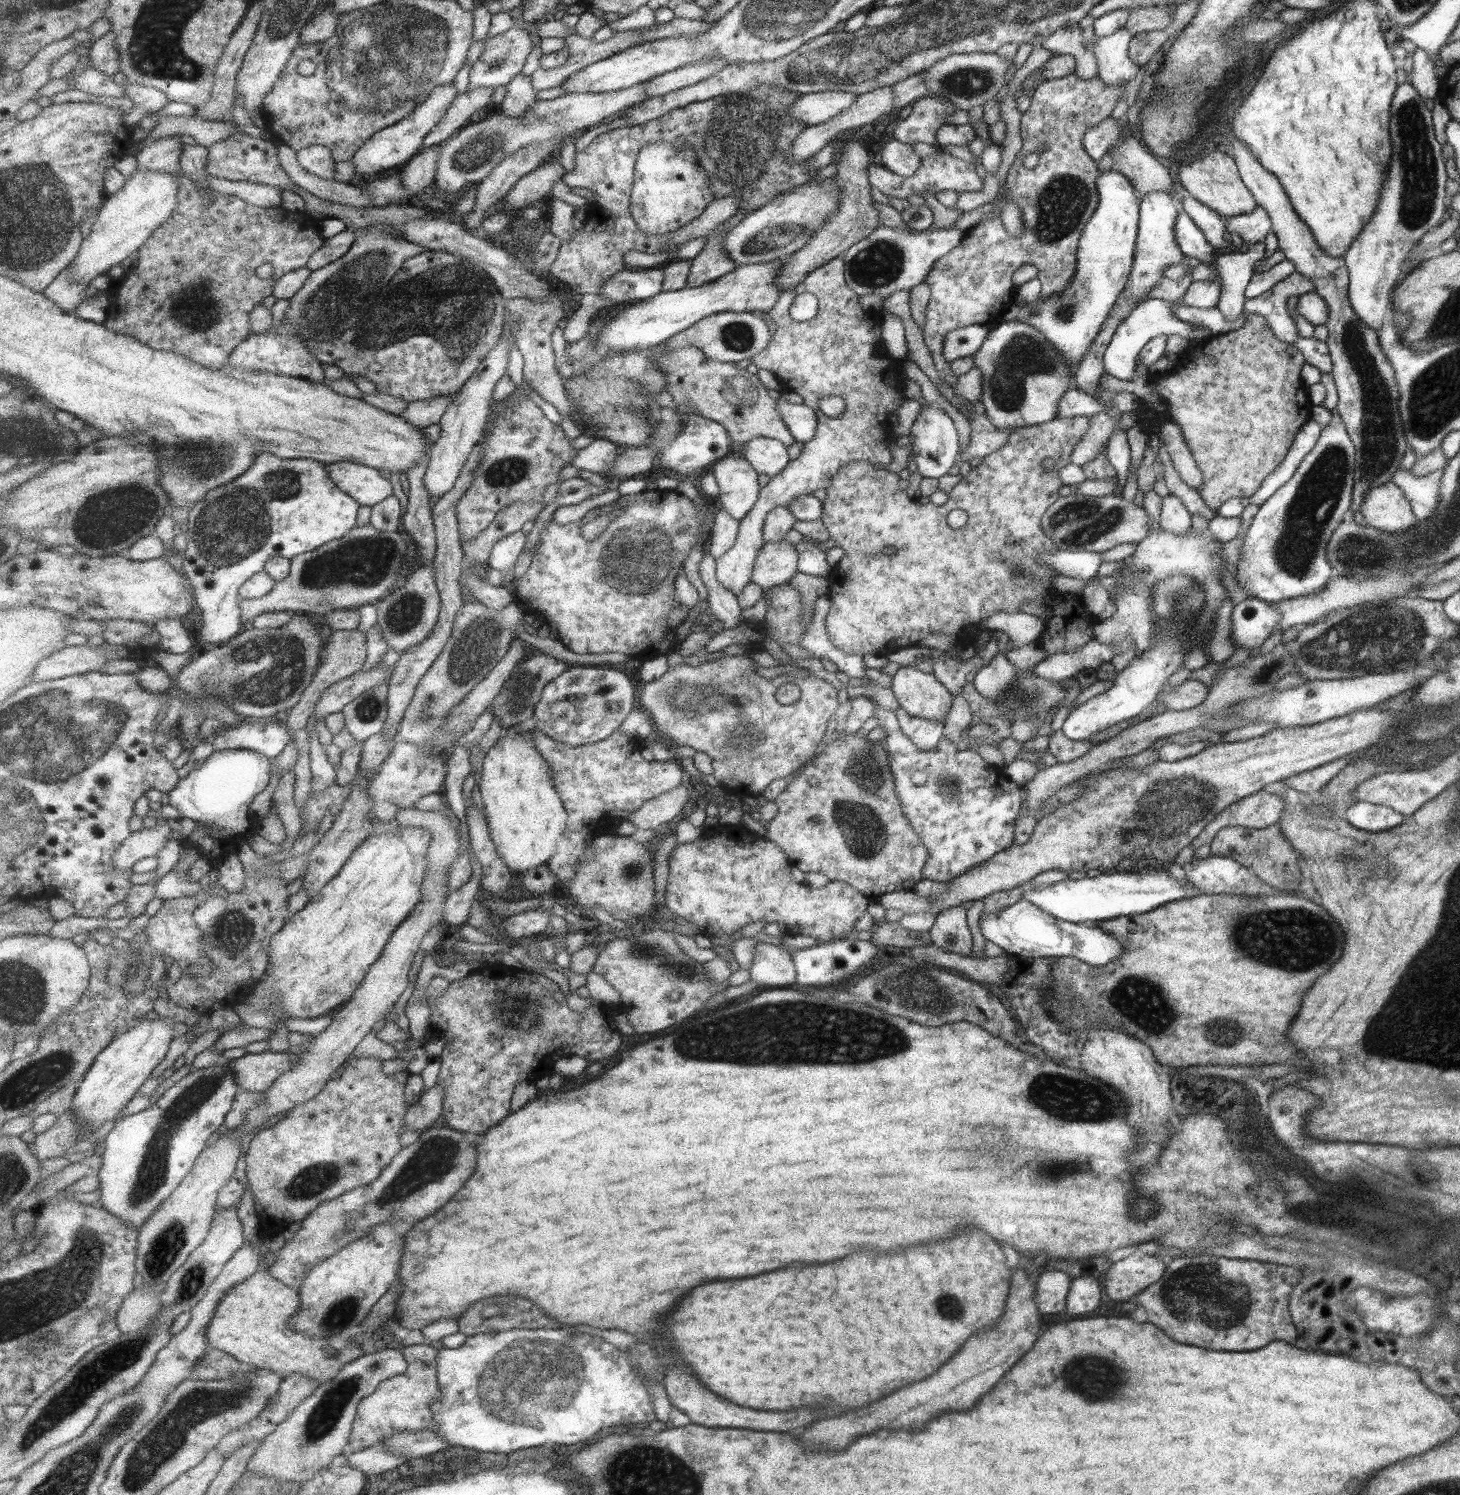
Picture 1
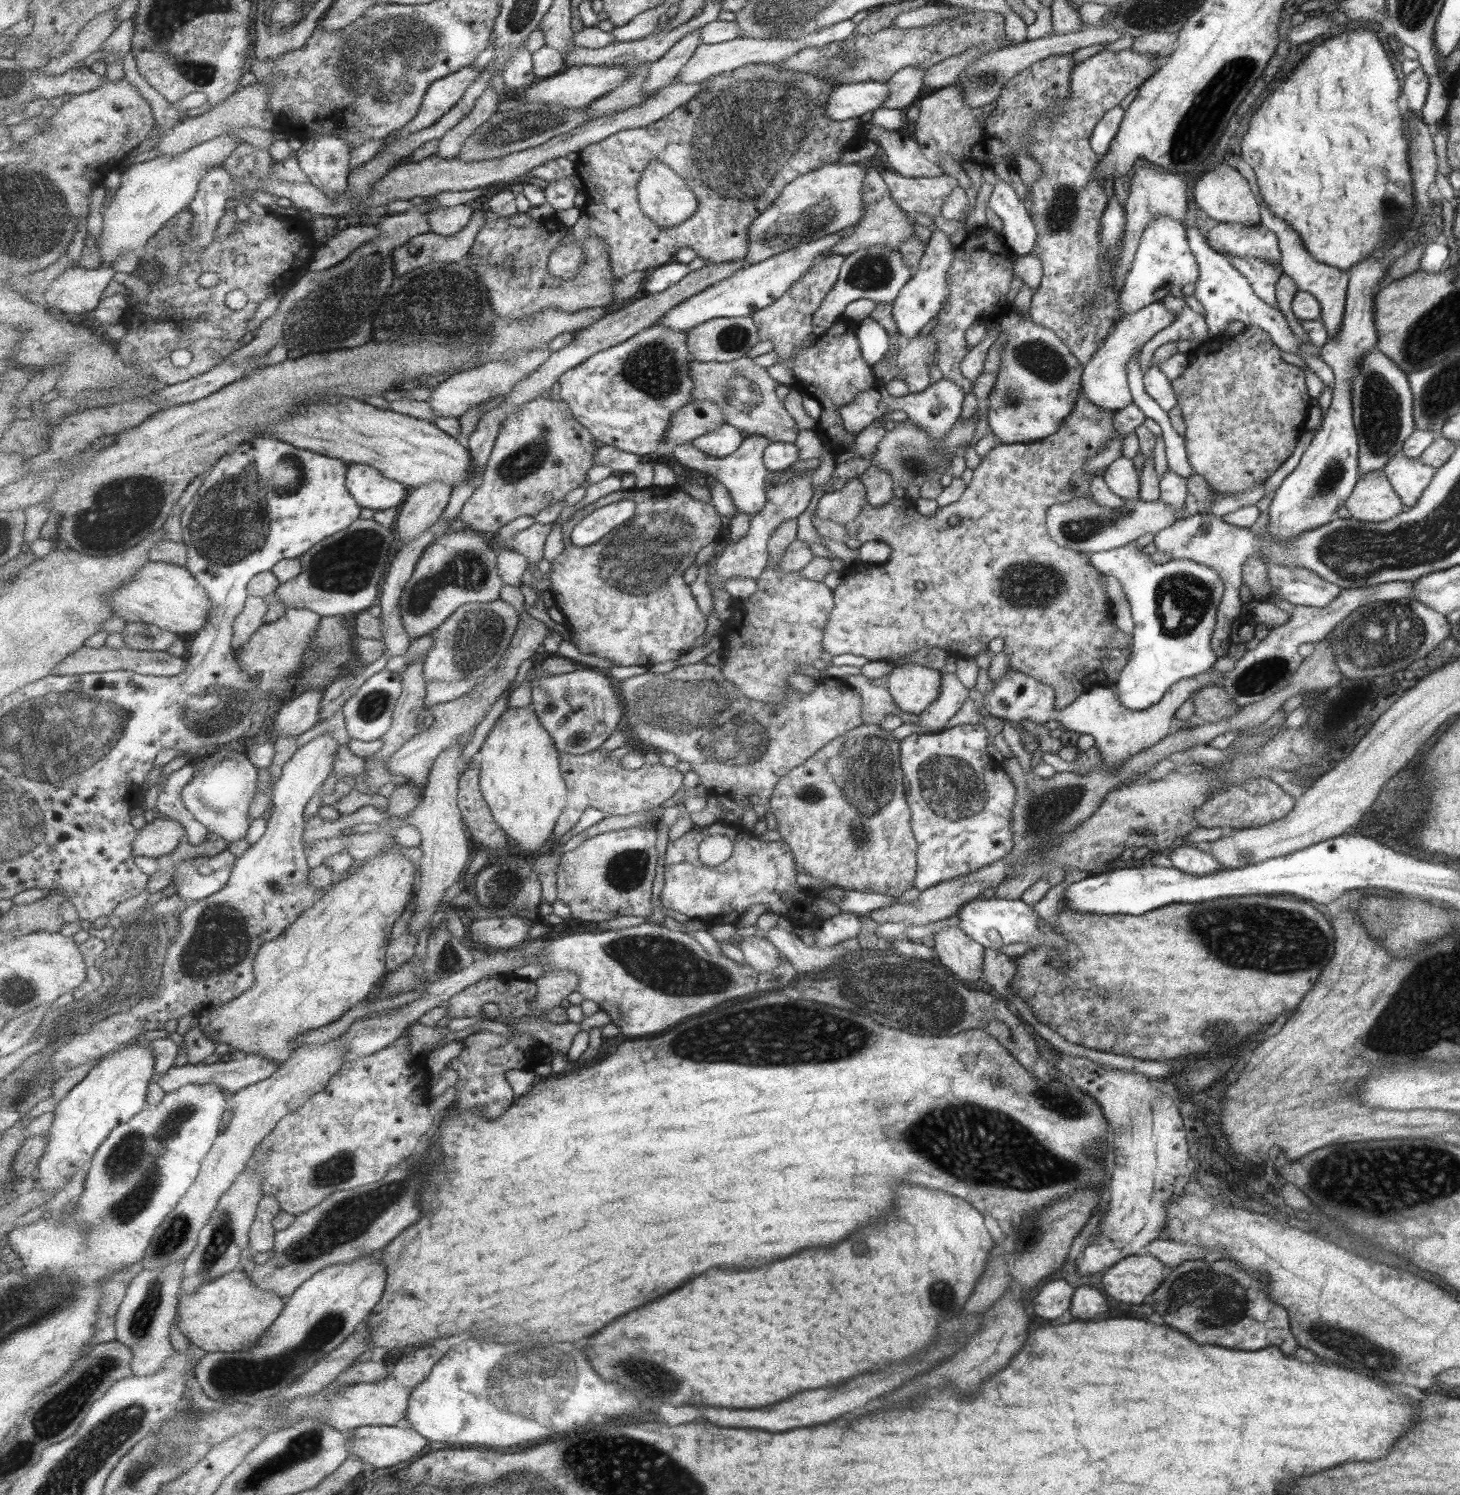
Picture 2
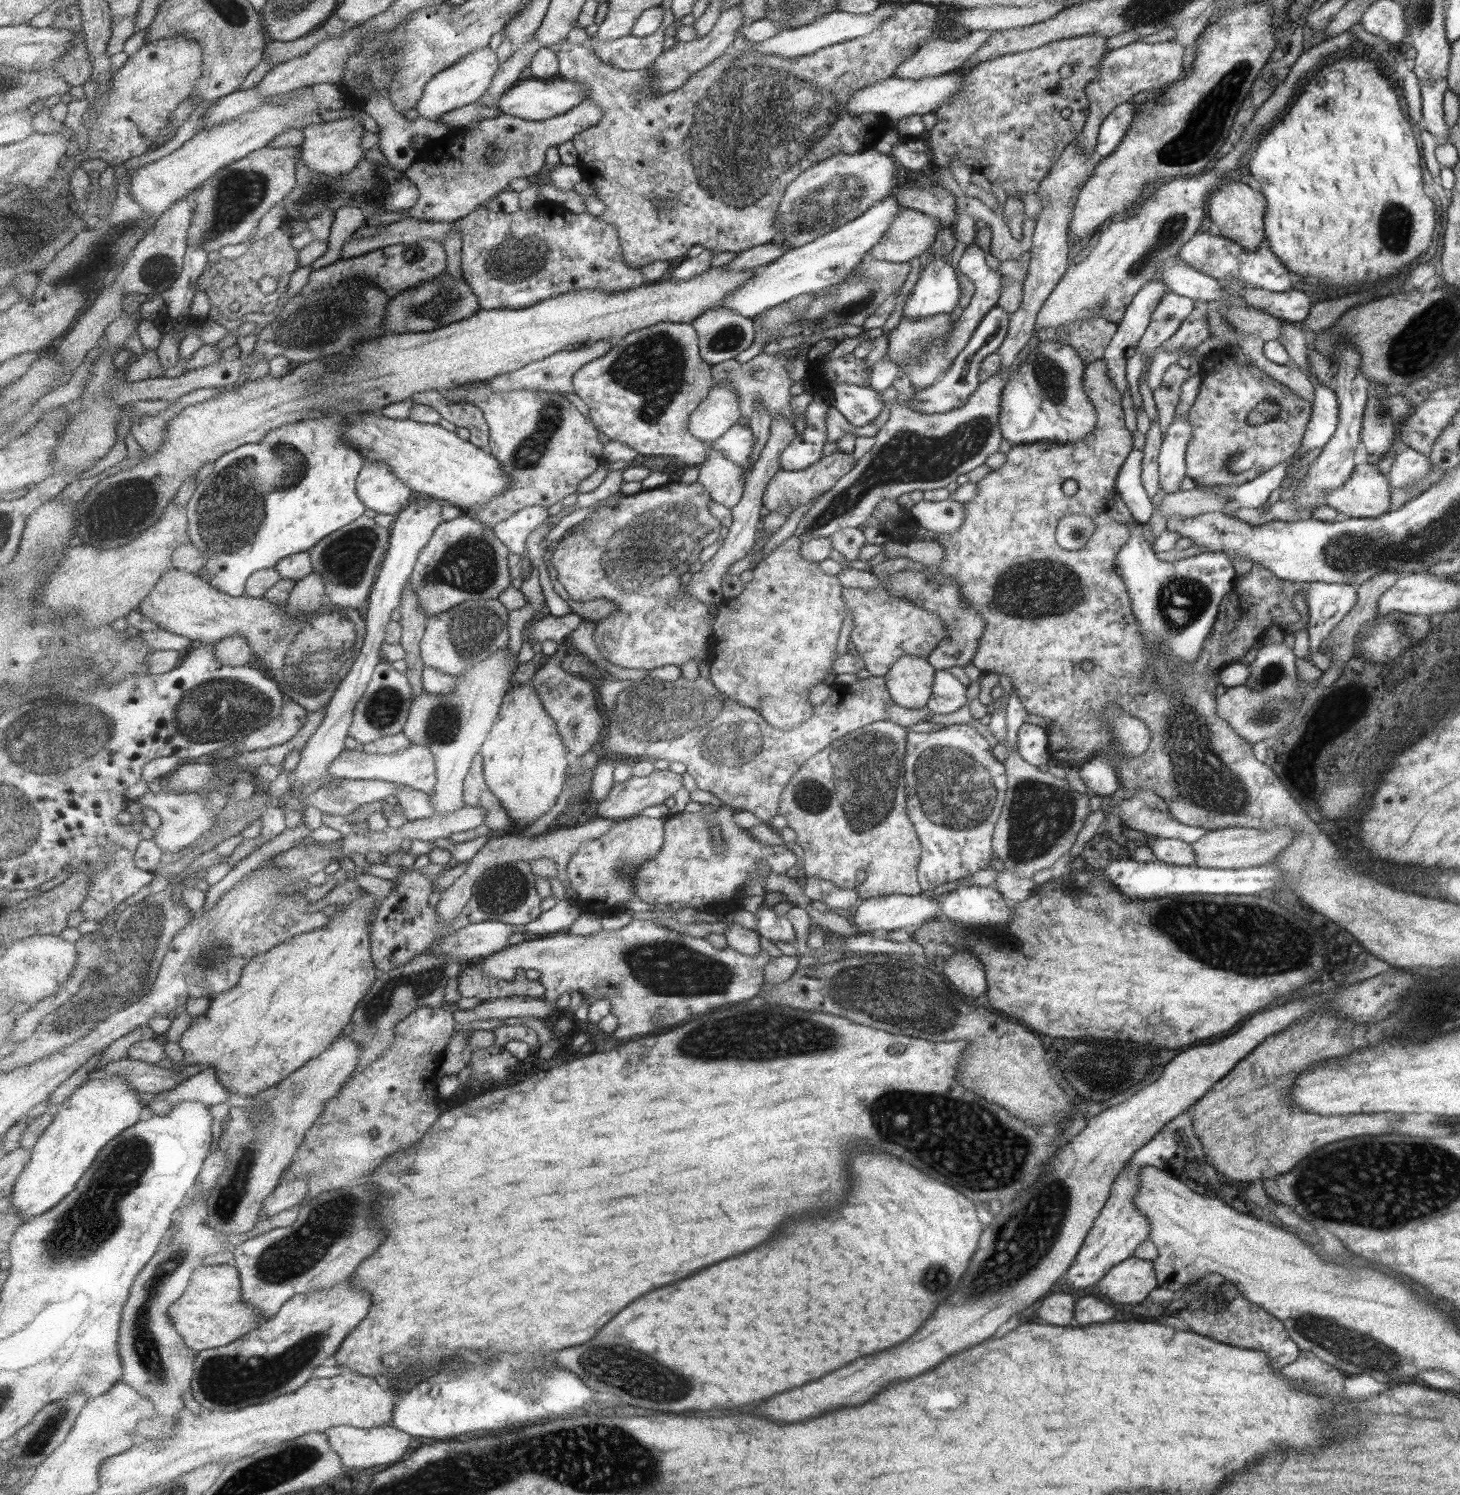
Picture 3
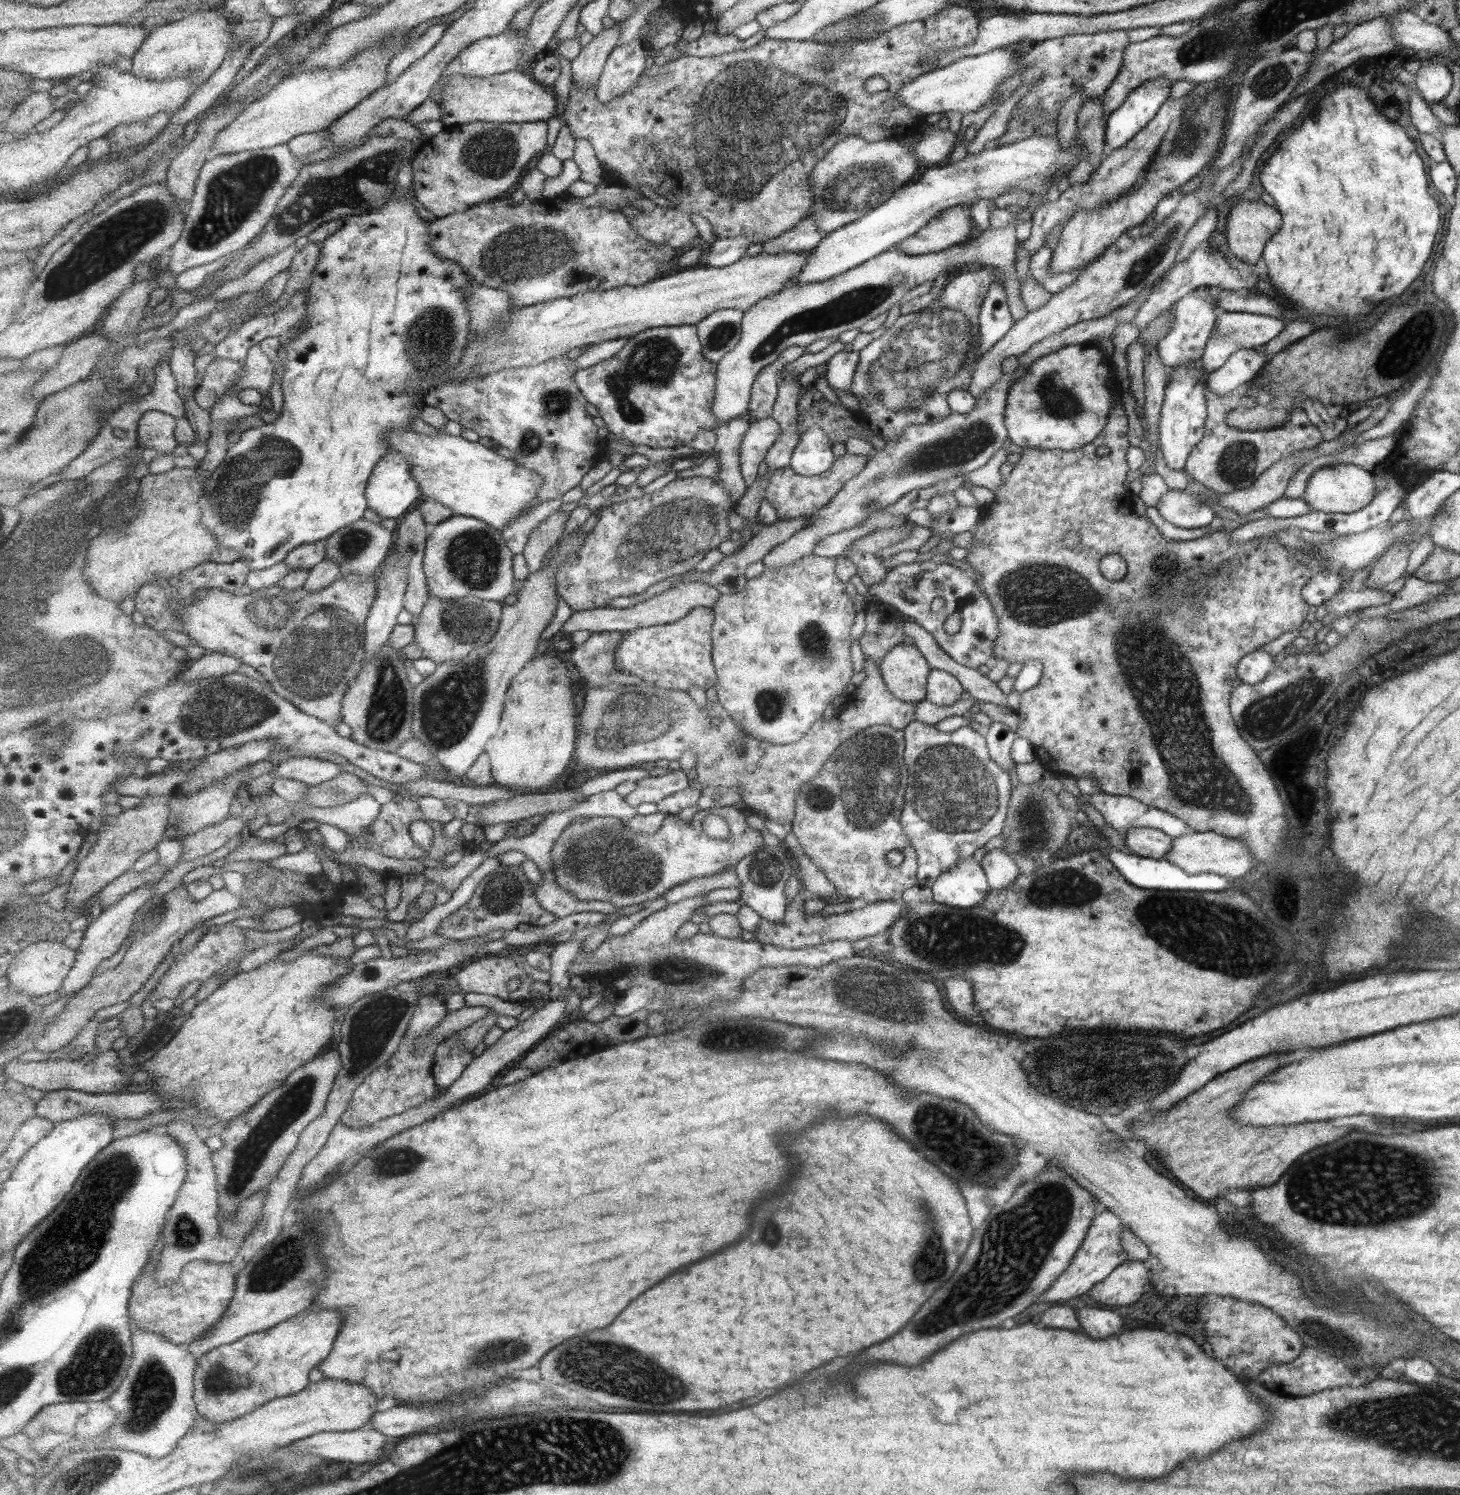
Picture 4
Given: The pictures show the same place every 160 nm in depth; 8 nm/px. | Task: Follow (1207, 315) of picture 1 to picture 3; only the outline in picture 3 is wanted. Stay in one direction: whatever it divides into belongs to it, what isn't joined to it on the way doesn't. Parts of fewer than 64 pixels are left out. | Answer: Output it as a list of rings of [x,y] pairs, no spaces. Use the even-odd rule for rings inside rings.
[[[1153,279],[1151,282],[1144,284],[1134,298],[1131,299],[1130,306],[1128,306],[1126,312],[1124,312],[1122,322],[1118,324],[1118,330],[1116,331],[1114,338],[1111,339],[1110,344],[1108,344],[1108,347],[1106,348],[1106,352],[1102,355],[1101,359],[1106,362],[1108,375],[1110,376],[1114,387],[1119,392],[1124,391],[1124,388],[1127,387],[1126,378],[1124,377],[1126,360],[1134,354],[1135,347],[1141,336],[1143,336],[1144,330],[1147,328],[1151,313],[1155,310],[1159,301],[1167,292],[1167,285],[1161,279]]]

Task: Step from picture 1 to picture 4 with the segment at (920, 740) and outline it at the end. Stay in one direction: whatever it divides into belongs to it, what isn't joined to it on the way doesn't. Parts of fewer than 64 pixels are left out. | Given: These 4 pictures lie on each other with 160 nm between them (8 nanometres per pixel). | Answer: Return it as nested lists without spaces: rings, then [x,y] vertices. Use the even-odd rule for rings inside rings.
[[[930,669],[926,678],[927,702],[947,706],[959,699],[963,691],[959,681],[947,671]]]

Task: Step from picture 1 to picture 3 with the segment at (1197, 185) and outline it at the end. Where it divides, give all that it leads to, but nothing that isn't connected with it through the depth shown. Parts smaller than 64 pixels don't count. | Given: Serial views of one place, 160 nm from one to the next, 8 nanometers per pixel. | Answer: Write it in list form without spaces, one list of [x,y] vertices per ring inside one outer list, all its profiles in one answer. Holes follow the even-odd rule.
[[[1228,181],[1223,188],[1209,196],[1208,213],[1210,221],[1217,225],[1220,235],[1238,244],[1243,250],[1253,252],[1265,237],[1264,212],[1266,200],[1259,191],[1239,181]]]

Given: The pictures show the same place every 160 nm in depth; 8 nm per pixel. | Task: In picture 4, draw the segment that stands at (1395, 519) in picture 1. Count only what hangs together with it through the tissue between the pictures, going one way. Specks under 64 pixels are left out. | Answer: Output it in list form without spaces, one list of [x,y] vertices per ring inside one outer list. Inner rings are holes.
[[[1347,464],[1319,468],[1307,478],[1302,495],[1311,510],[1335,514],[1355,512],[1366,507],[1375,496],[1373,472]]]

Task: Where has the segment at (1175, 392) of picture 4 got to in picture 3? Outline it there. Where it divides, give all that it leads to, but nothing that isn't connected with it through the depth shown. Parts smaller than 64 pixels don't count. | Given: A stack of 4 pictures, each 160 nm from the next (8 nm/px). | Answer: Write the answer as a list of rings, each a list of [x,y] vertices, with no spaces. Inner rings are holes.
[[[1178,416],[1172,418],[1171,424],[1165,430],[1158,454],[1158,486],[1167,493],[1179,490],[1179,482],[1186,476],[1186,447],[1192,438],[1191,431],[1193,428],[1189,424],[1189,419]]]

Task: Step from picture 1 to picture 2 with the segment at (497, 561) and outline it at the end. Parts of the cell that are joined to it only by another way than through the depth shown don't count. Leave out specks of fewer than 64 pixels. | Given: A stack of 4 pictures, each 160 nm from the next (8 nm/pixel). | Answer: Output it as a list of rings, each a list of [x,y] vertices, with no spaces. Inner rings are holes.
[[[535,523],[523,532],[517,533],[515,537],[511,537],[511,539],[503,541],[494,537],[493,540],[498,551],[509,549],[520,552],[528,558],[531,564],[536,564],[544,558],[547,539],[549,539],[553,527],[553,523]]]

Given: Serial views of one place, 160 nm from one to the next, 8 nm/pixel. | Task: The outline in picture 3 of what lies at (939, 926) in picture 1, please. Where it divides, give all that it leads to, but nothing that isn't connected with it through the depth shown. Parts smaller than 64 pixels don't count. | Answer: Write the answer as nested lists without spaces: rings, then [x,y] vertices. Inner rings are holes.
[[[968,950],[954,952],[941,962],[943,974],[964,998],[975,1000],[986,990],[982,964]]]

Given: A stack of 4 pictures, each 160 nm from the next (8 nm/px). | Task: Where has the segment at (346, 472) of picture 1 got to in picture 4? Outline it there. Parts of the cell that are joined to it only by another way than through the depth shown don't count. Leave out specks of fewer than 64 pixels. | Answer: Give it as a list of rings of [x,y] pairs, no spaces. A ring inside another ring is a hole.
[[[390,451],[390,454],[382,458],[379,465],[375,467],[367,486],[366,495],[369,507],[382,518],[401,520],[411,512],[411,506],[419,500],[419,496],[423,495],[422,486],[419,486],[419,482],[415,480],[407,457],[397,451]]]

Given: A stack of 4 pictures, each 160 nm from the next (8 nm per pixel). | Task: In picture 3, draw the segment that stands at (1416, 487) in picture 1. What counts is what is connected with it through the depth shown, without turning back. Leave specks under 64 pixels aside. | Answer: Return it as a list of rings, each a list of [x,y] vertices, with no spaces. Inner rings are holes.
[[[1410,448],[1393,455],[1391,458],[1391,469],[1389,469],[1388,474],[1390,476],[1390,490],[1401,488],[1406,484],[1415,484],[1415,480],[1425,476],[1427,471],[1432,468],[1429,467],[1428,460],[1420,452],[1415,452]]]

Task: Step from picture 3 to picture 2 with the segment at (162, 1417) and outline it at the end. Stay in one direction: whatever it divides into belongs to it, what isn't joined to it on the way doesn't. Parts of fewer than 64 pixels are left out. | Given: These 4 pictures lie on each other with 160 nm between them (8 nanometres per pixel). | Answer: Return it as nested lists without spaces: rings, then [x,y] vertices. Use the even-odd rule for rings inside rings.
[[[186,1259],[170,1263],[164,1269],[141,1268],[127,1289],[126,1298],[121,1303],[116,1319],[117,1341],[131,1348],[131,1369],[135,1376],[161,1373],[165,1369],[165,1363],[176,1353],[171,1344],[171,1328],[178,1318],[180,1300],[177,1296],[183,1293]]]

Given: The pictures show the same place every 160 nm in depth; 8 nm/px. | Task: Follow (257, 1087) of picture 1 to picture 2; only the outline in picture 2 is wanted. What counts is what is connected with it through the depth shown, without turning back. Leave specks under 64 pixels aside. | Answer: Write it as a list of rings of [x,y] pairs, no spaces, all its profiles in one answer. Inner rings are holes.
[[[256,1054],[245,1055],[240,1059],[235,1059],[227,1062],[216,1061],[208,1065],[207,1063],[199,1064],[186,1064],[182,1066],[171,1067],[166,1073],[158,1075],[156,1083],[160,1086],[164,1092],[175,1092],[183,1086],[188,1084],[217,1084],[223,1089],[227,1090],[230,1095],[238,1093],[239,1090],[247,1088],[252,1084],[260,1083],[262,1080],[267,1080],[270,1076],[273,1076],[281,1064],[269,1060],[264,1056],[257,1056]]]

